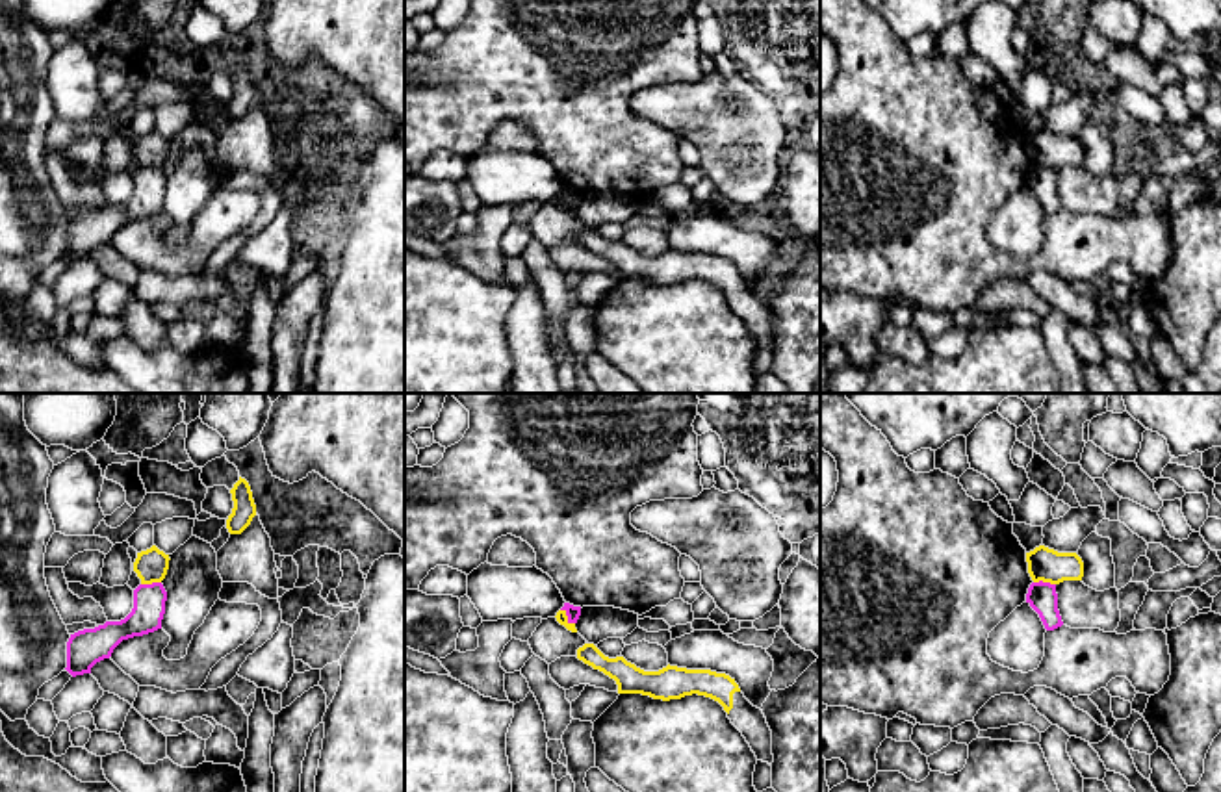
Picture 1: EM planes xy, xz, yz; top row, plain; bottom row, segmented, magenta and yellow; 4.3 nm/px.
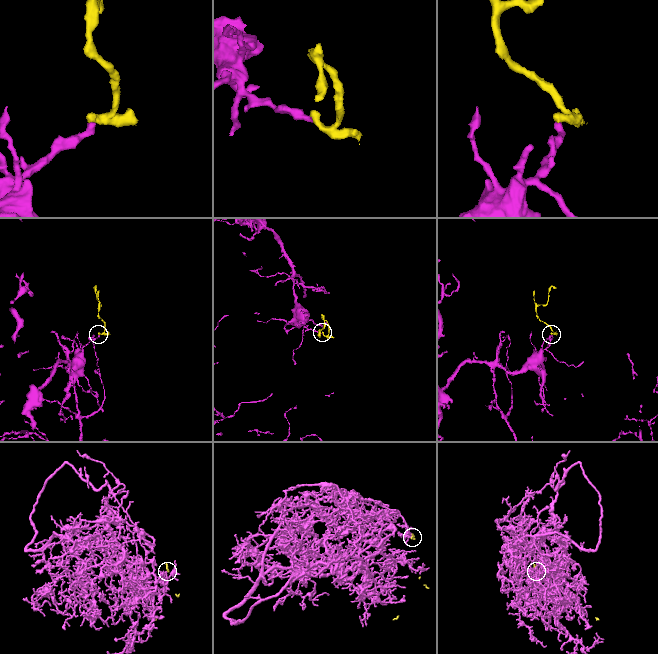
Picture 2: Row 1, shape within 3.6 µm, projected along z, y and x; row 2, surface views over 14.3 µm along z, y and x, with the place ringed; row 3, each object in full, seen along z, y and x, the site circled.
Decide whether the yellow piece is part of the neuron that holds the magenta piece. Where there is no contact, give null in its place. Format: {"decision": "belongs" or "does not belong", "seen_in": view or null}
{"decision": "does not belong", "seen_in": "xz"}

